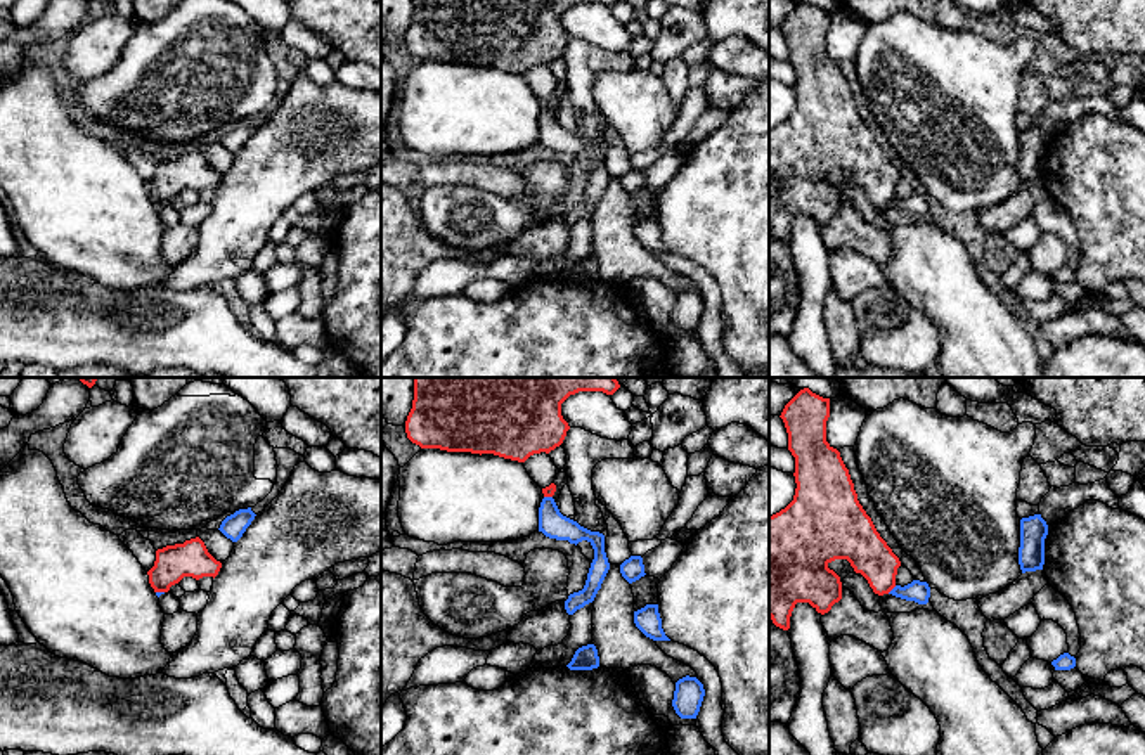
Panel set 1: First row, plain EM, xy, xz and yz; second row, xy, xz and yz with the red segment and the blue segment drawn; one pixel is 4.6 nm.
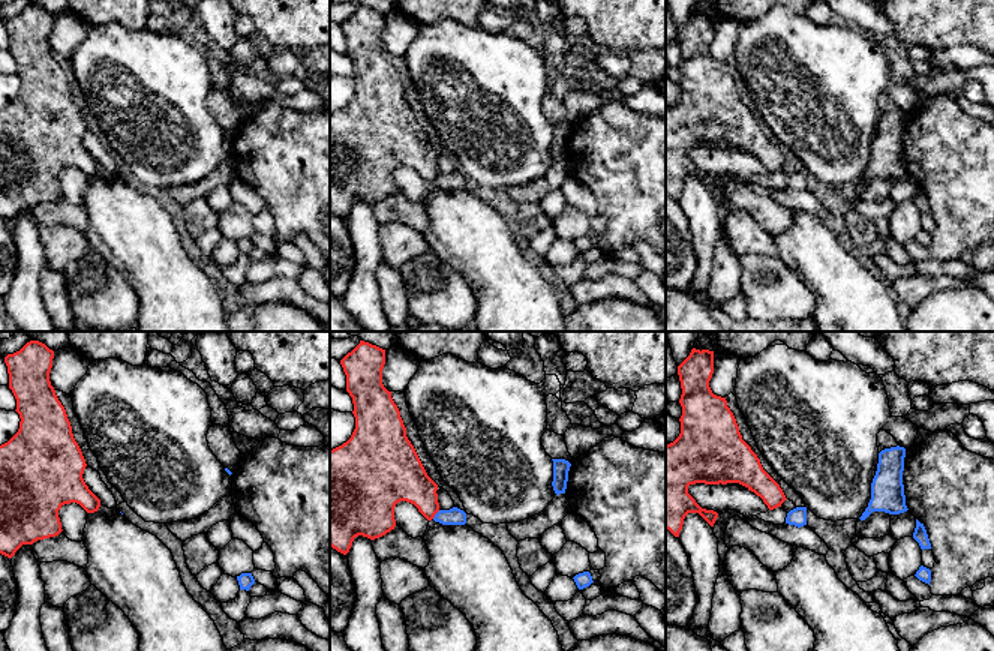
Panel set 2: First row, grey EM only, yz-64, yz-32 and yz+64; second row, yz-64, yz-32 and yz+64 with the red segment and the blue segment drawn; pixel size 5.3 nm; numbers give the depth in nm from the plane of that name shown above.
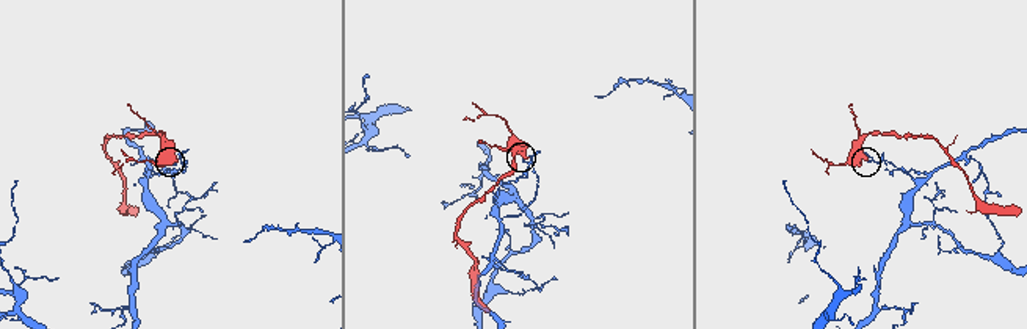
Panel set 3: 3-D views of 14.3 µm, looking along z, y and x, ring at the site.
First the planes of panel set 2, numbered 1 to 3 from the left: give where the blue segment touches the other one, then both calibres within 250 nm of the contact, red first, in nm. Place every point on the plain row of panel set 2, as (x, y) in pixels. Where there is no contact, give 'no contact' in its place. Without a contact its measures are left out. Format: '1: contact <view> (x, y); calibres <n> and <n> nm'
1: no contact
2: contact yz-32 (435, 177); calibres 240 and 100 nm
3: no contact

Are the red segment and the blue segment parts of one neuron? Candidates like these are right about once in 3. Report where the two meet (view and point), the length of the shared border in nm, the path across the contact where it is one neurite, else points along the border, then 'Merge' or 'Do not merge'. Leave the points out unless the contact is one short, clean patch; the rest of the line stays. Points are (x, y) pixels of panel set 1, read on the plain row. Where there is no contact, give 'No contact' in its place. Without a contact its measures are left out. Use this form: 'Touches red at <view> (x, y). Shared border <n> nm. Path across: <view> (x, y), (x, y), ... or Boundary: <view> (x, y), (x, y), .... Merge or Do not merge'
Touches red at yz (891, 201). Shared border 60 nm. Boundary: yz (896, 198), (887, 205). Do not merge

